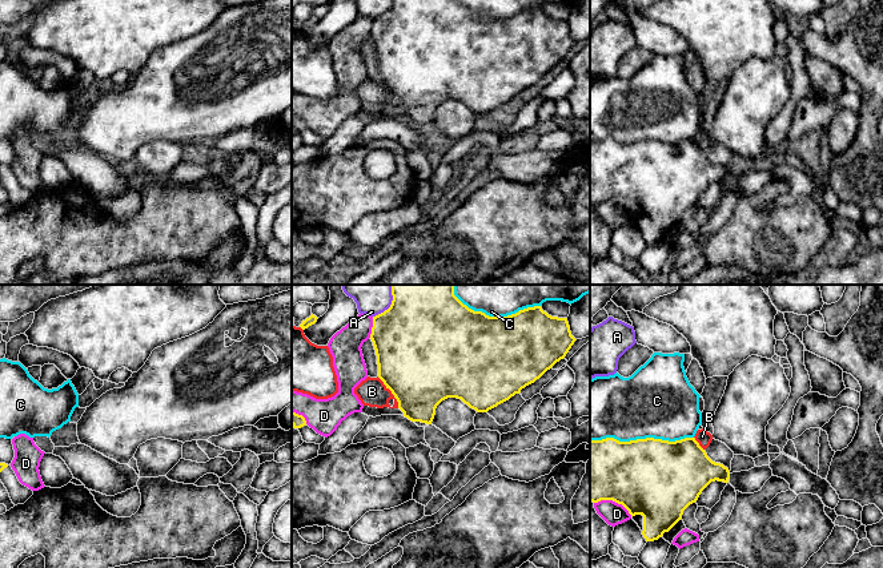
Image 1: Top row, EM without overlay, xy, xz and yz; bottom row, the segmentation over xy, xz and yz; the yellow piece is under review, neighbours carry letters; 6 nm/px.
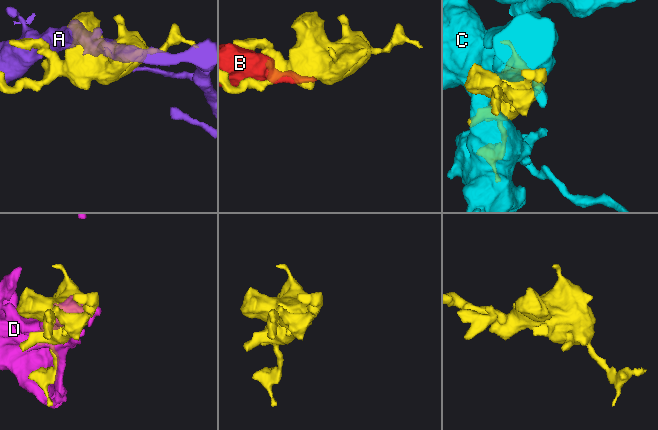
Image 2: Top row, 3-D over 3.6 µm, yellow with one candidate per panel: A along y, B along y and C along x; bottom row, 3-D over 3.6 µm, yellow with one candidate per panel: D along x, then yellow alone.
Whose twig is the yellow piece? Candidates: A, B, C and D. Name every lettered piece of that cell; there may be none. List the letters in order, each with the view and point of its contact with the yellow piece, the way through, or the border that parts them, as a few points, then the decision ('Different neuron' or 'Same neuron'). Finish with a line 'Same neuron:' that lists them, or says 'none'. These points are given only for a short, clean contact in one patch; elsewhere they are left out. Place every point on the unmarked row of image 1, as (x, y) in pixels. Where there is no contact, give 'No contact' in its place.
A: Touches yellow at xz (385, 12). Different neuron
B: Touches yellow at xz (392, 95). Different neuron
C: Touches yellow at yz (641, 141). Different neuron
D: Touches yellow at yz (614, 202). Different neuron
Same neuron: none

